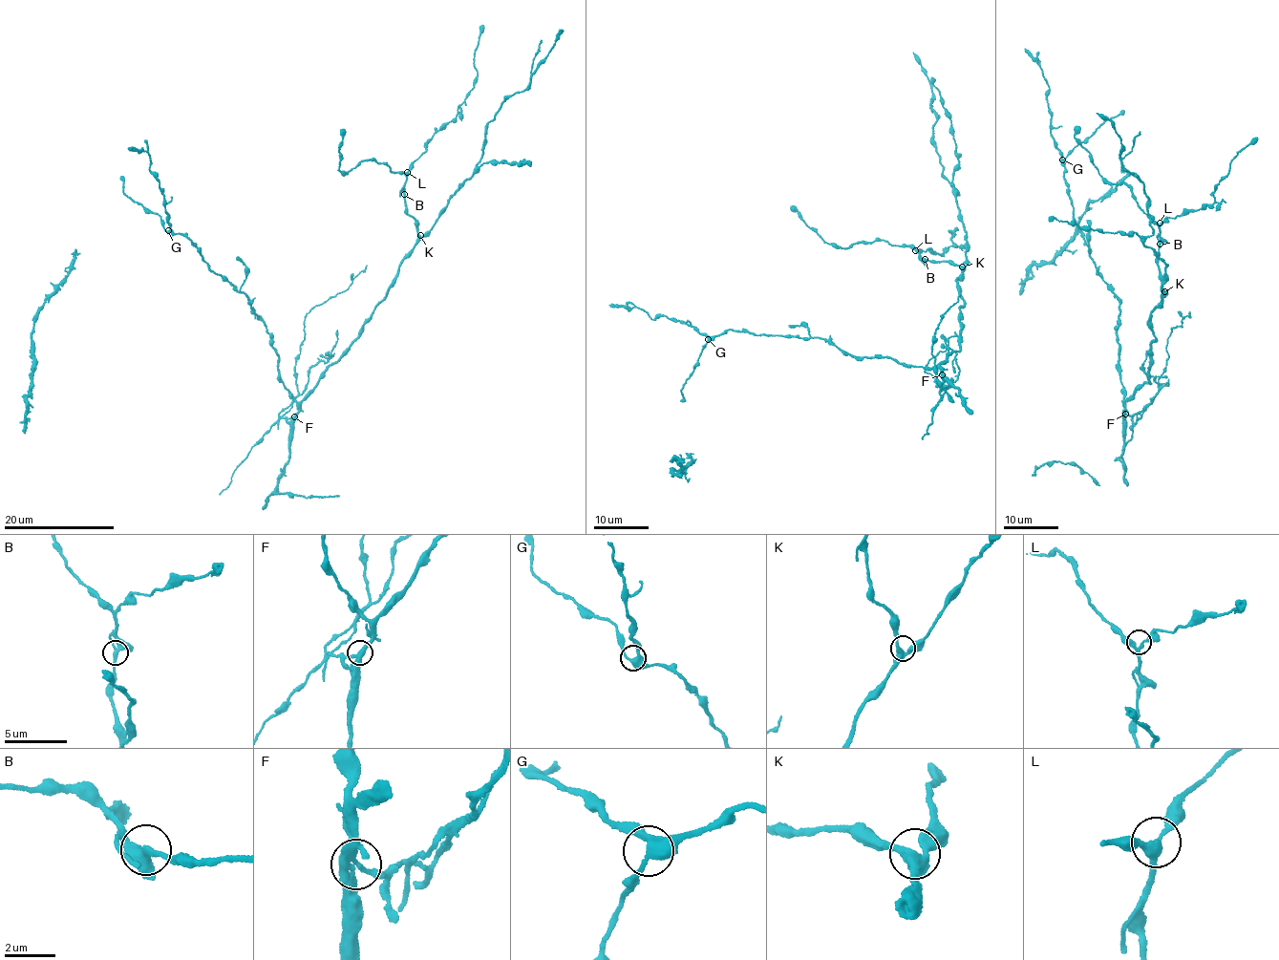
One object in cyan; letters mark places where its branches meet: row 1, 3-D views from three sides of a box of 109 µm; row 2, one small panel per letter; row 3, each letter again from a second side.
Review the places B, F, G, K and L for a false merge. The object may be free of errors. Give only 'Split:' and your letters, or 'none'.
Split: F

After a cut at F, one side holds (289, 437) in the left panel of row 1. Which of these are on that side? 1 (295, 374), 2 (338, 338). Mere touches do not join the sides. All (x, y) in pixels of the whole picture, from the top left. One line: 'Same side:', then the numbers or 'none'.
Same side: none

